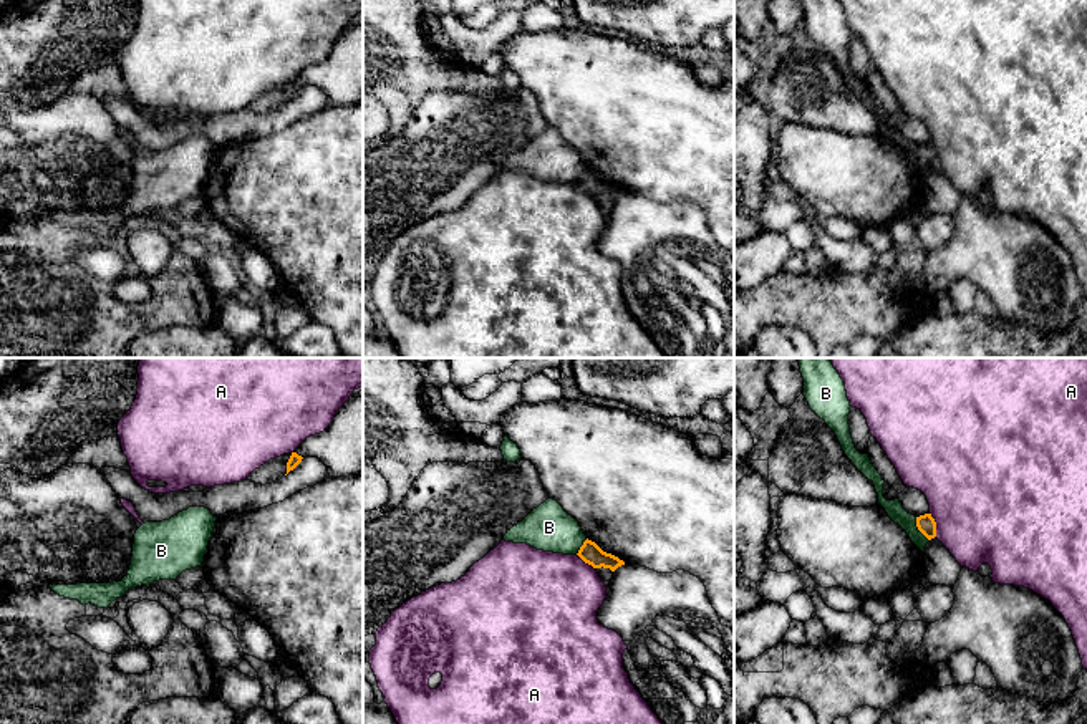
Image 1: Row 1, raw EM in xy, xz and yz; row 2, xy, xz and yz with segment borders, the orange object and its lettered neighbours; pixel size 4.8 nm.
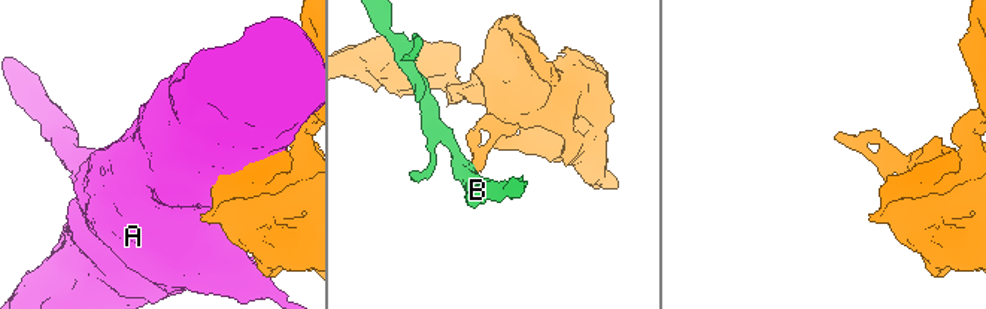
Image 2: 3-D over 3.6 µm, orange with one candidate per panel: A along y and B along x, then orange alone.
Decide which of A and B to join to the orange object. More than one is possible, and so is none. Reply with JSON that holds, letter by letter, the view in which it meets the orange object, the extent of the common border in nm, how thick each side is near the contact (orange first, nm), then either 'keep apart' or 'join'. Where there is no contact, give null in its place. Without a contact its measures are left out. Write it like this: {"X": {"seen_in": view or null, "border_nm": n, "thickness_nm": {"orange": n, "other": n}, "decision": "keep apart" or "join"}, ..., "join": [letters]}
{"A": {"seen_in": "yz", "border_nm": 120, "thickness_nm": {"orange": 90, "other": 500}, "decision": "keep apart"}, "B": {"seen_in": "yz", "border_nm": 140, "thickness_nm": {"orange": 90, "other": 90}, "decision": "keep apart"}, "join": []}

